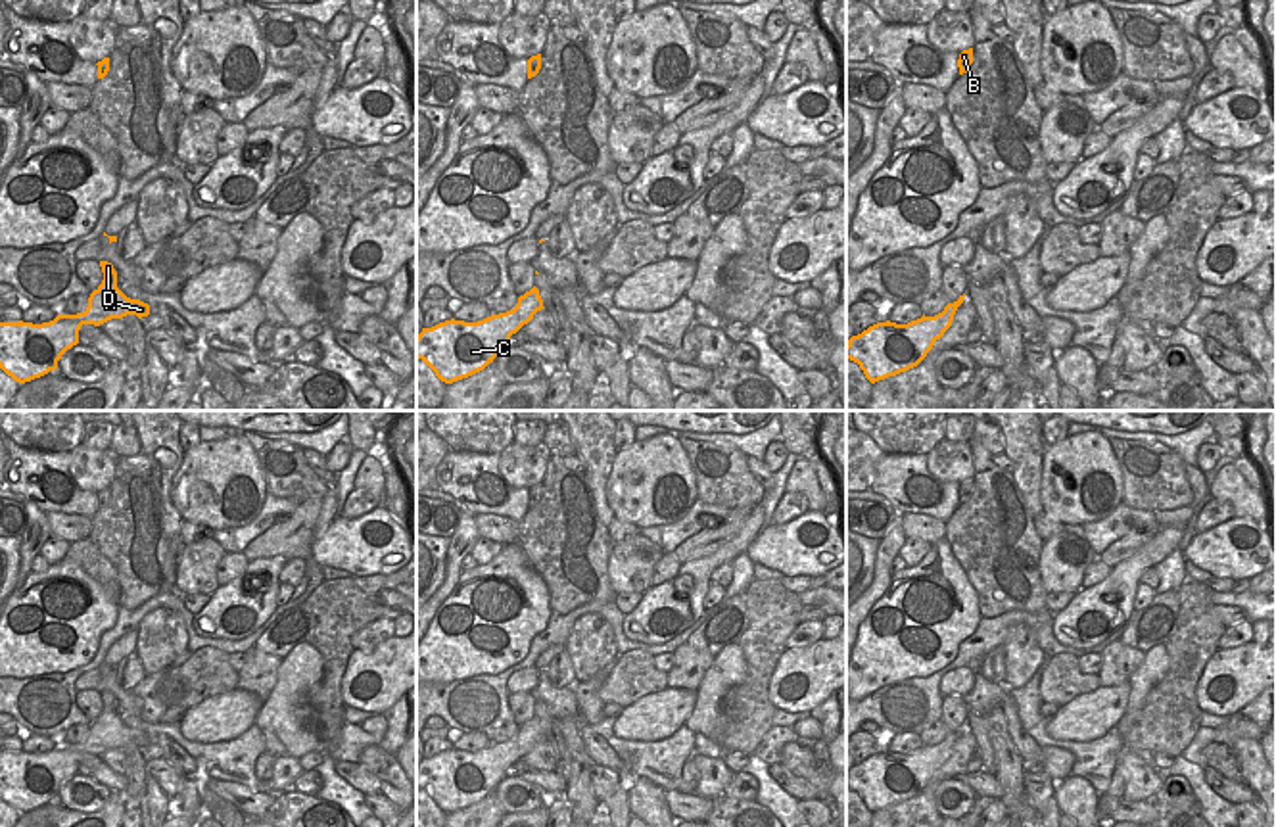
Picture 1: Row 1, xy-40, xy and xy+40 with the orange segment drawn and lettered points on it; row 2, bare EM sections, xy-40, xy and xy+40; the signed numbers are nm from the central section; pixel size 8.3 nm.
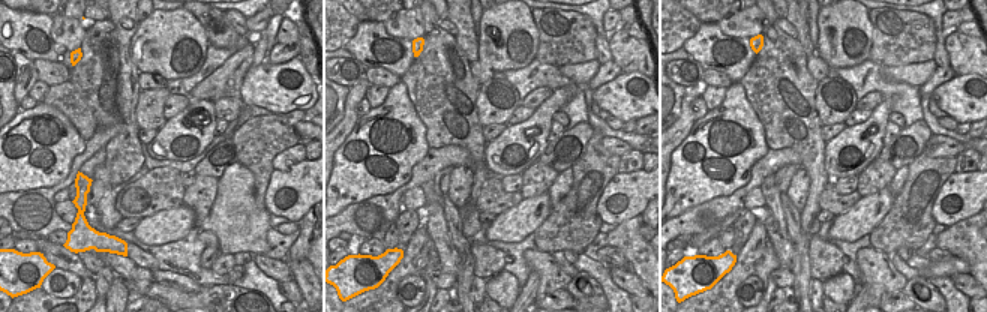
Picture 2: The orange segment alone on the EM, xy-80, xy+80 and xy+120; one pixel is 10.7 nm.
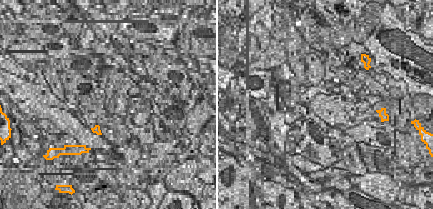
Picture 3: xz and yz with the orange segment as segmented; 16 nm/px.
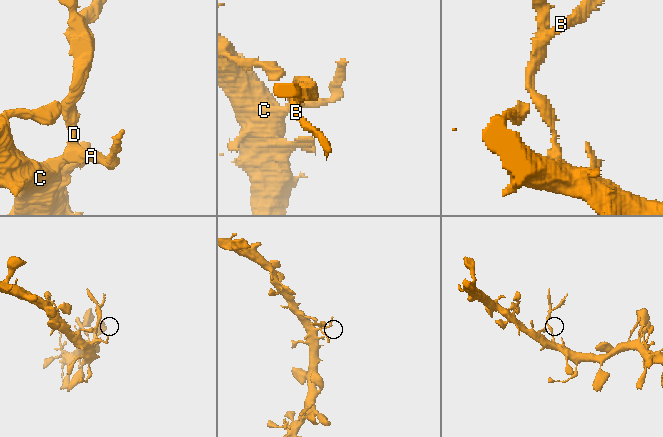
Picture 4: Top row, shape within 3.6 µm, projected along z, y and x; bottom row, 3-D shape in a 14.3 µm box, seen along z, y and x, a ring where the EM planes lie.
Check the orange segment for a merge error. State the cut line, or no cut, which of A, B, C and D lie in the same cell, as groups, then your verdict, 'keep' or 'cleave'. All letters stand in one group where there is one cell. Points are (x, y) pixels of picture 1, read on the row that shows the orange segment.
cut in xy along (513, 309), (522, 325); A B D / C; cleave

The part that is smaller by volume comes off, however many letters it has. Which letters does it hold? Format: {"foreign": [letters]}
{"foreign": ["A", "B", "D"]}

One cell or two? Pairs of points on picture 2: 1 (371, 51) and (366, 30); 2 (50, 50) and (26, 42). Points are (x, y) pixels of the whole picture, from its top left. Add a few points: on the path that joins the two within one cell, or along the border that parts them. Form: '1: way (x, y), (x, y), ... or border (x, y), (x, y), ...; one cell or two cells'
1: way (369, 47), (369, 35); one cell
2: way (44, 47), (32, 42); one cell

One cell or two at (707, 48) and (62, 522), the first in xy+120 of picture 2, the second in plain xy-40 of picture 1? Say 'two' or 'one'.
two

